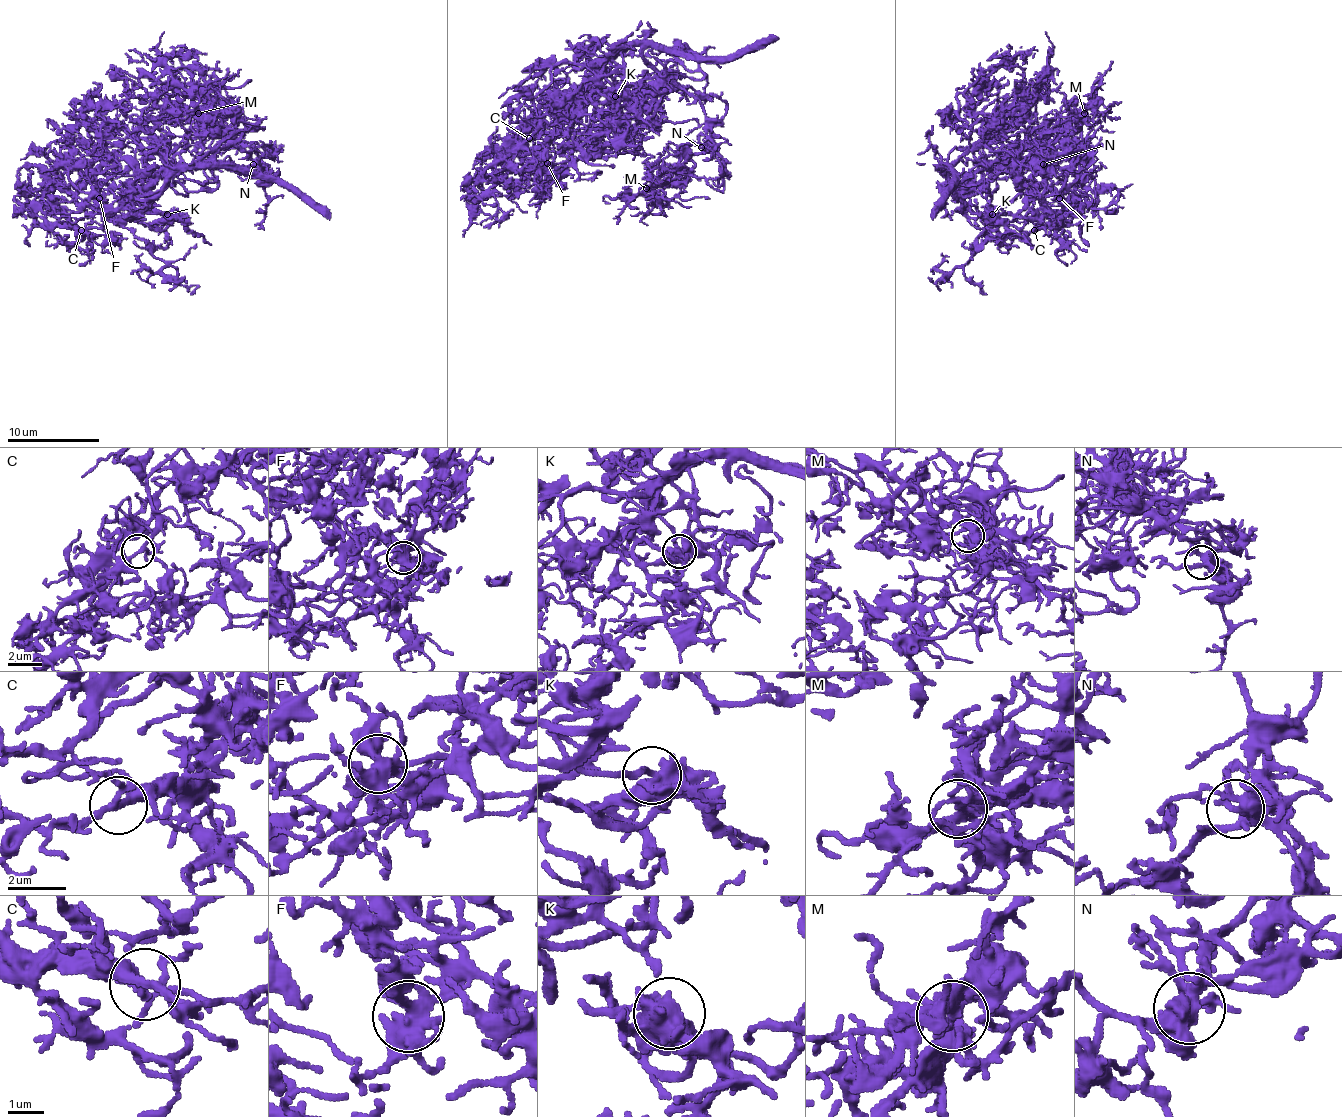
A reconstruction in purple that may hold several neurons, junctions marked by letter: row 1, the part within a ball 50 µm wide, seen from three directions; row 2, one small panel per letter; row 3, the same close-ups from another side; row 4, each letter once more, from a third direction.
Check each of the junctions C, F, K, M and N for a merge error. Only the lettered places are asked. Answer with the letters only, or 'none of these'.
none of these

